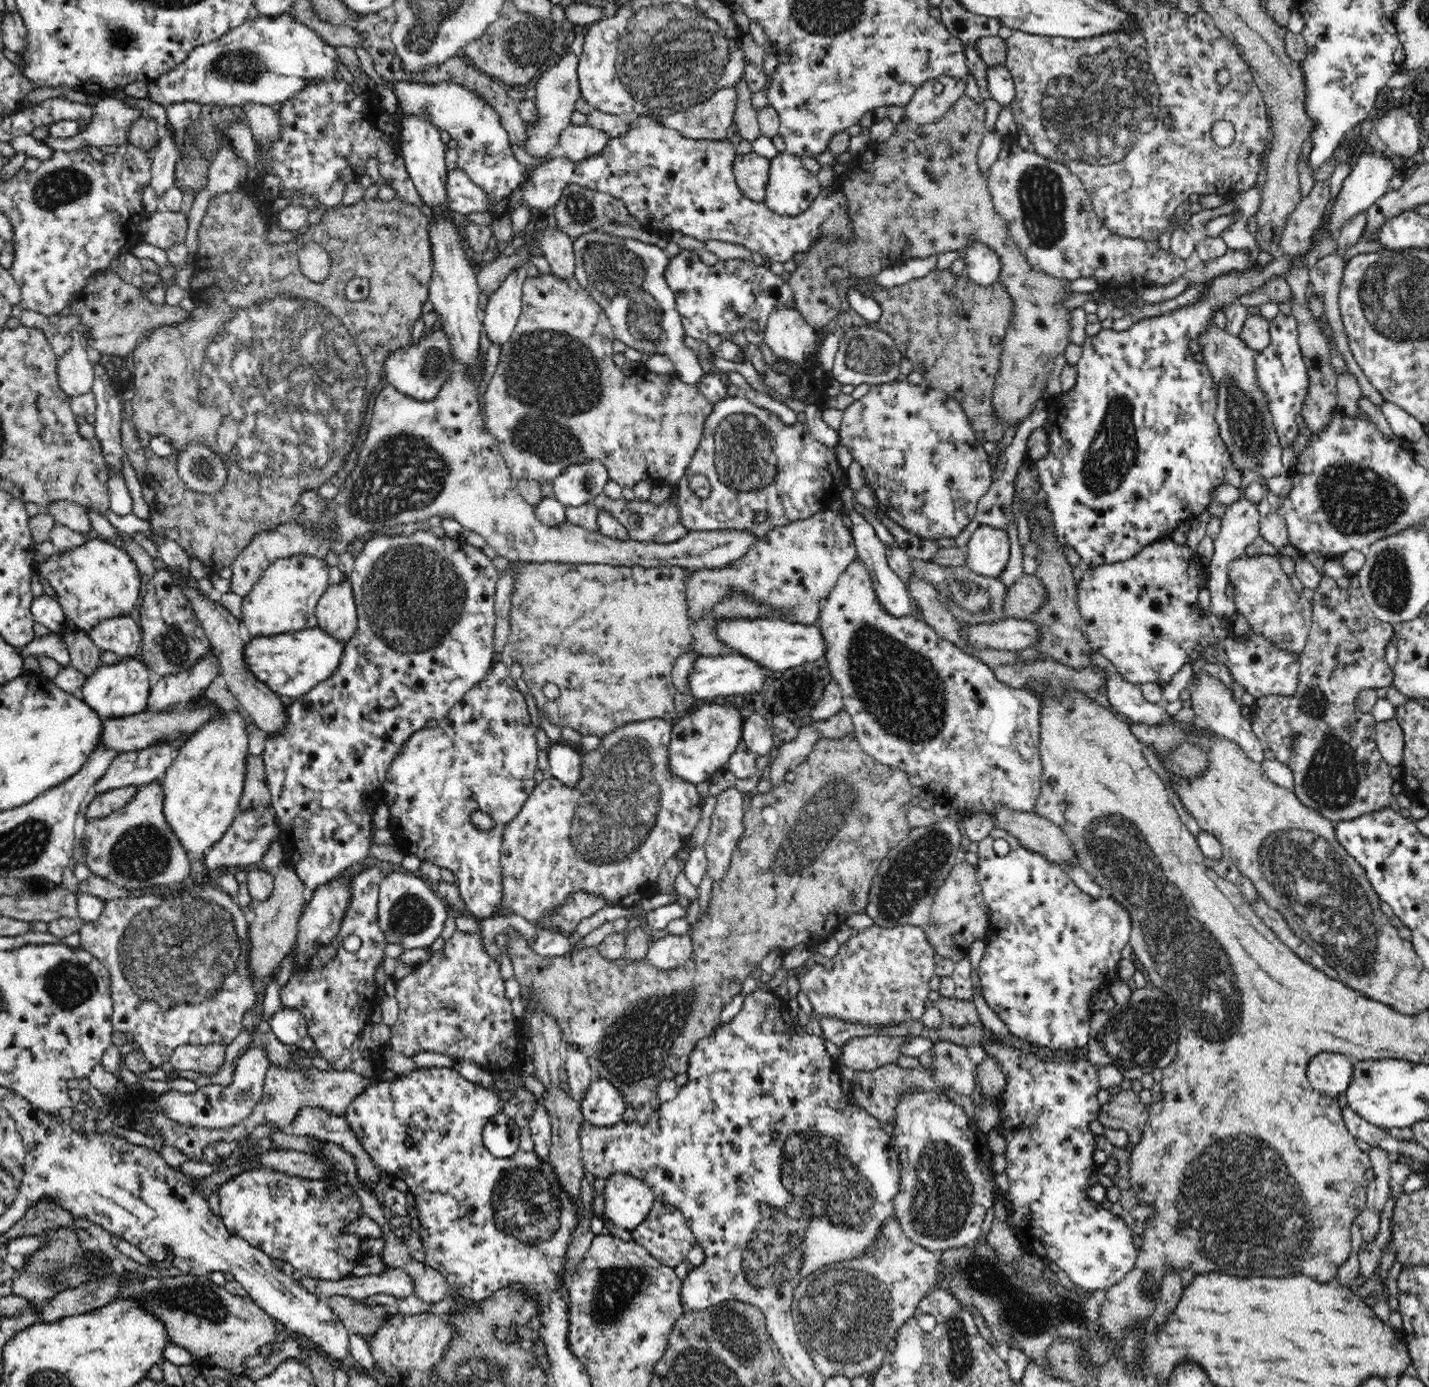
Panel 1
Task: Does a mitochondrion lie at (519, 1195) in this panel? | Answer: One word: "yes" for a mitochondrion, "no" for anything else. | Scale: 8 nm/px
yes

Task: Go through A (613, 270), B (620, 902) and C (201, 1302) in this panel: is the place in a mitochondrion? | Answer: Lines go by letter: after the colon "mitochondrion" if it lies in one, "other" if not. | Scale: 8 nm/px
A: mitochondrion
B: other
C: mitochondrion

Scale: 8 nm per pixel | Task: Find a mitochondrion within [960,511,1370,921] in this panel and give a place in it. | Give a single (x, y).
(1331, 777)

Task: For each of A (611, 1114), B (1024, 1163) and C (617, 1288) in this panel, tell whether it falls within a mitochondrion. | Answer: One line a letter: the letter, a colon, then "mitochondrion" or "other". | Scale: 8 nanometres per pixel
A: other
B: other
C: mitochondrion

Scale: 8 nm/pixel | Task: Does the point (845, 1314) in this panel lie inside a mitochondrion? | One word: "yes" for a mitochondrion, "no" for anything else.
yes

